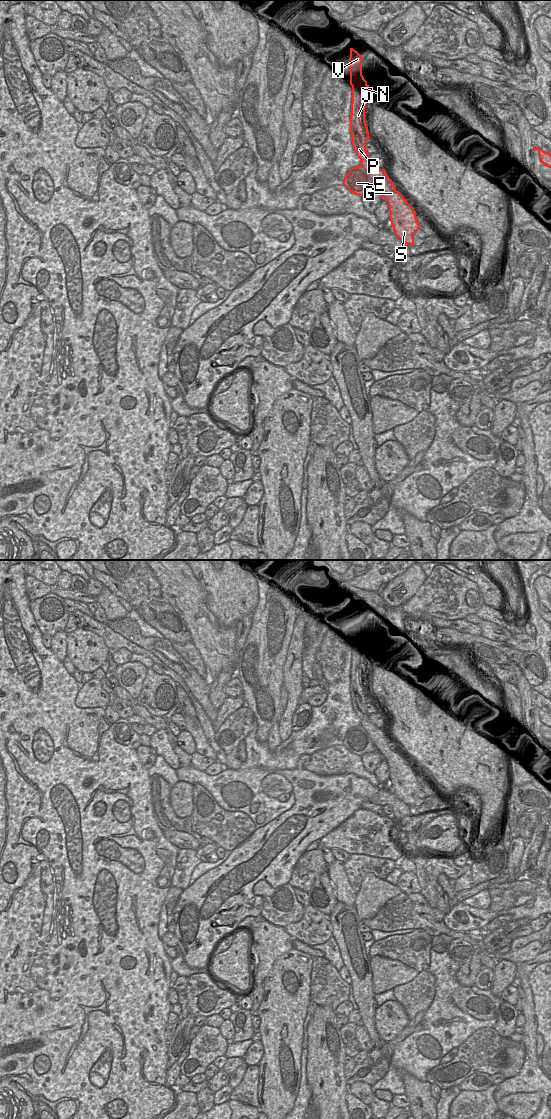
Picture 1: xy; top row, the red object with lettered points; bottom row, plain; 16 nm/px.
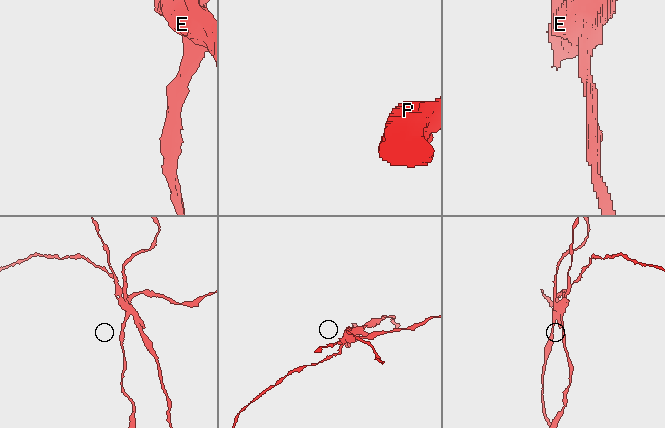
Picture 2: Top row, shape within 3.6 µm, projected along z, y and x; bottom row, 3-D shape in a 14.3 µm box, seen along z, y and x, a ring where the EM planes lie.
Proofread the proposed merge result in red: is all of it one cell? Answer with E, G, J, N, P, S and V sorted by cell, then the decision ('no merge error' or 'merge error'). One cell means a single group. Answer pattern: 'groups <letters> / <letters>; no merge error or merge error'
groups E / G J N P S V; merge error

